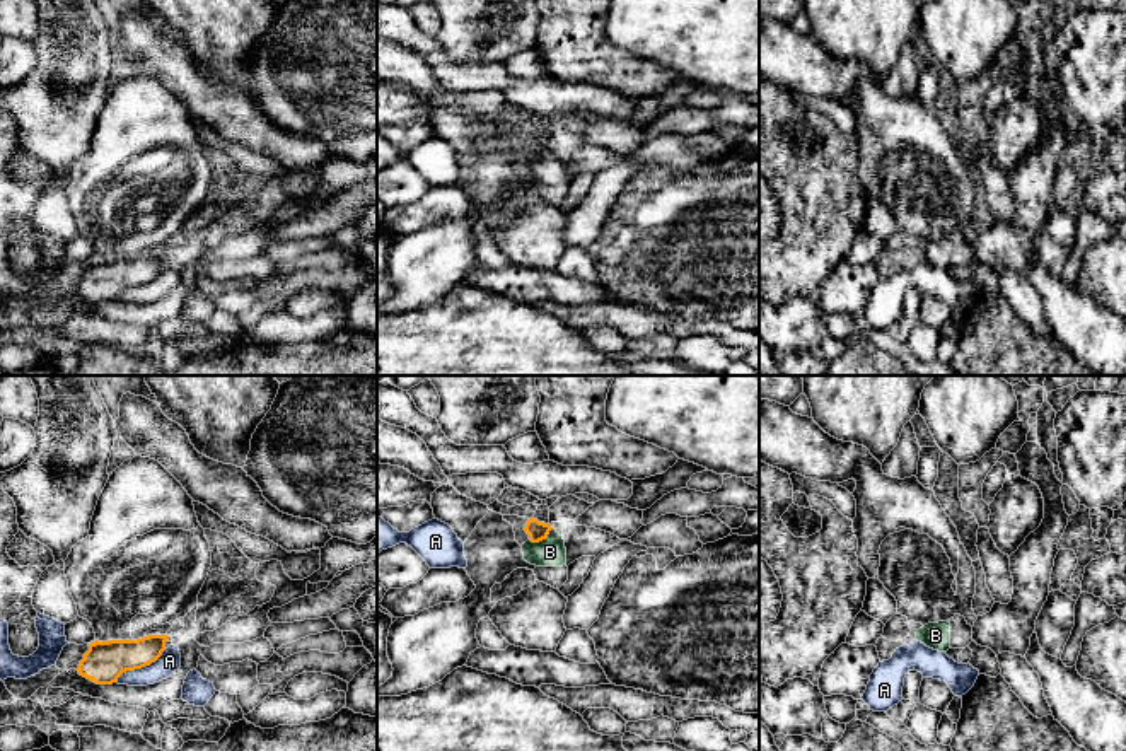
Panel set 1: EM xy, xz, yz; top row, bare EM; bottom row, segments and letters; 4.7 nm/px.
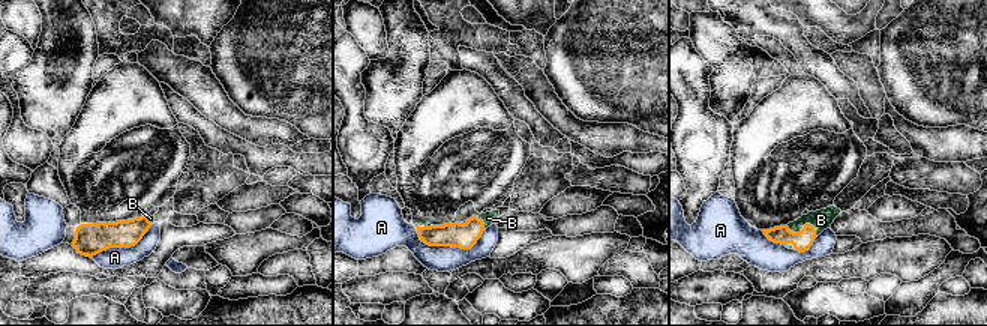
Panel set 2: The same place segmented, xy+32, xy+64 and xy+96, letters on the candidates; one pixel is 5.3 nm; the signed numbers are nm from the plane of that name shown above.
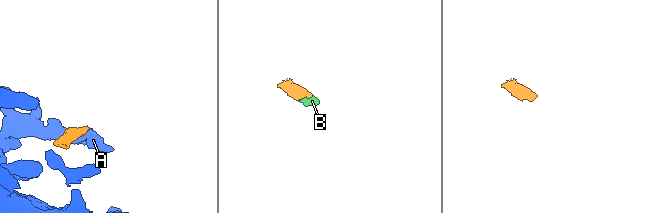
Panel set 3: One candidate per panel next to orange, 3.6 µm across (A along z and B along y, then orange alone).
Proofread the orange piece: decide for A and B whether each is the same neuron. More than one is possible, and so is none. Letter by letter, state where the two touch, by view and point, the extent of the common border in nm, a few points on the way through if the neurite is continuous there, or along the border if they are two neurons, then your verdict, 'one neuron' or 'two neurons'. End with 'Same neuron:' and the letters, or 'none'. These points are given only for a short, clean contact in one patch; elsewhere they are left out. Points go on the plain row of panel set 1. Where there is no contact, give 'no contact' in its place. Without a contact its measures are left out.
A: xy (140, 285) | 300 nm | along xy (166, 267), (149, 282), (127, 287), (115, 299) | two neurons
B: xz (541, 157) | 130 nm | across xz (538, 149), (541, 157), (550, 169) | one neuron
Same neuron: B

